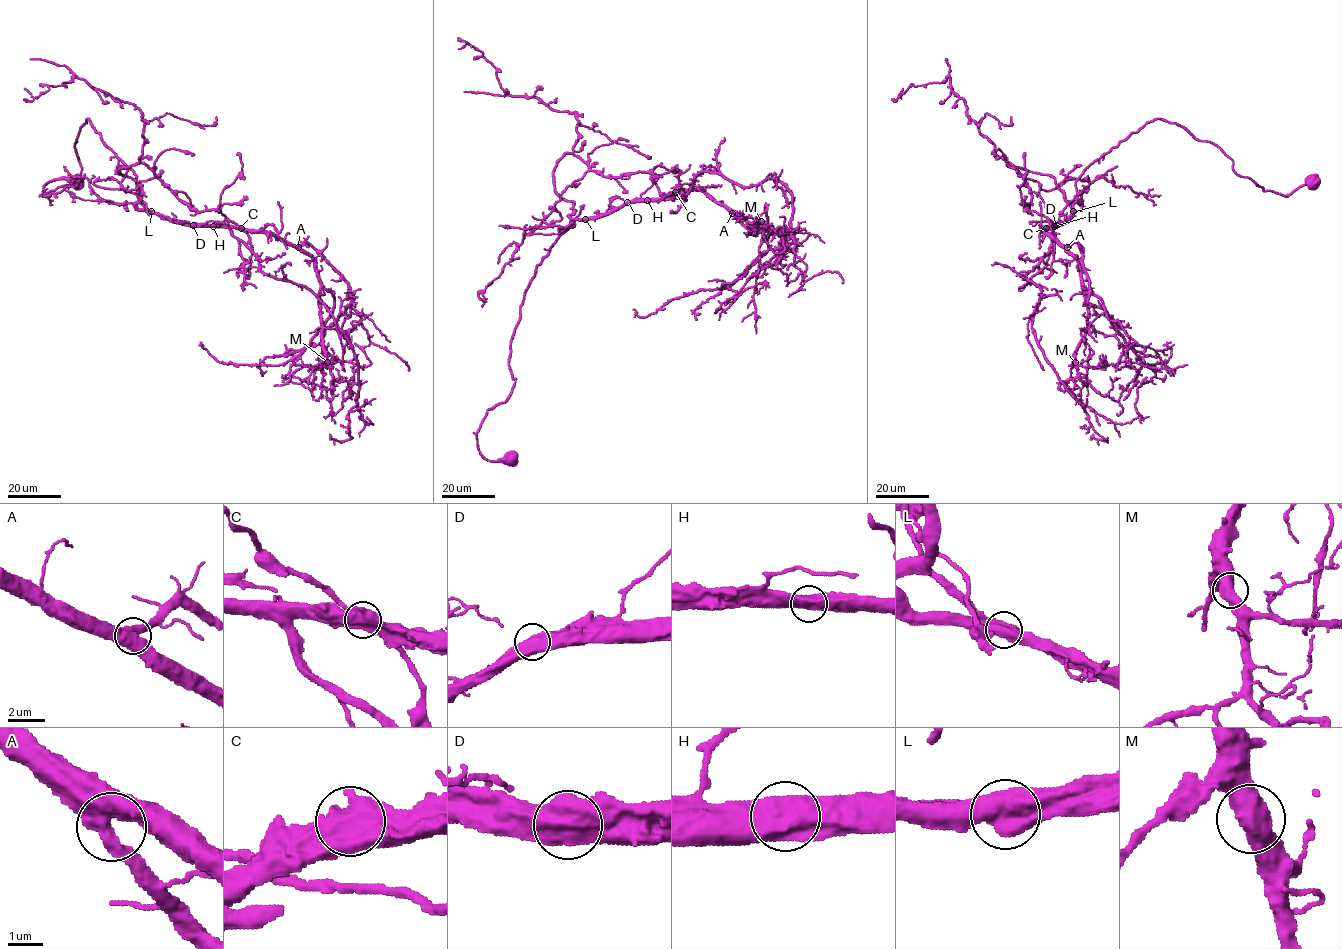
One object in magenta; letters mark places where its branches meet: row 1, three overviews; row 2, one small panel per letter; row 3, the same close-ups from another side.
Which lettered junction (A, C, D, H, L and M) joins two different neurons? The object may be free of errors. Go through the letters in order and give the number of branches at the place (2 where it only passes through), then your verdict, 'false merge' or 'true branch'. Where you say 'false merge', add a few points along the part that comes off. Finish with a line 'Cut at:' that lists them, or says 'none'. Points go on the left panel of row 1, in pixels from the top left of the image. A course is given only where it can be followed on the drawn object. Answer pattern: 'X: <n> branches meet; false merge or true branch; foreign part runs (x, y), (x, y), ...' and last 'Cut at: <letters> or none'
A: 2 branches meet; true branch
C: 2 branches meet; true branch
D: 2 branches meet; true branch
H: 2 branches meet; true branch
L: 2 branches meet; true branch
M: 2 branches meet; true branch
Cut at: none

